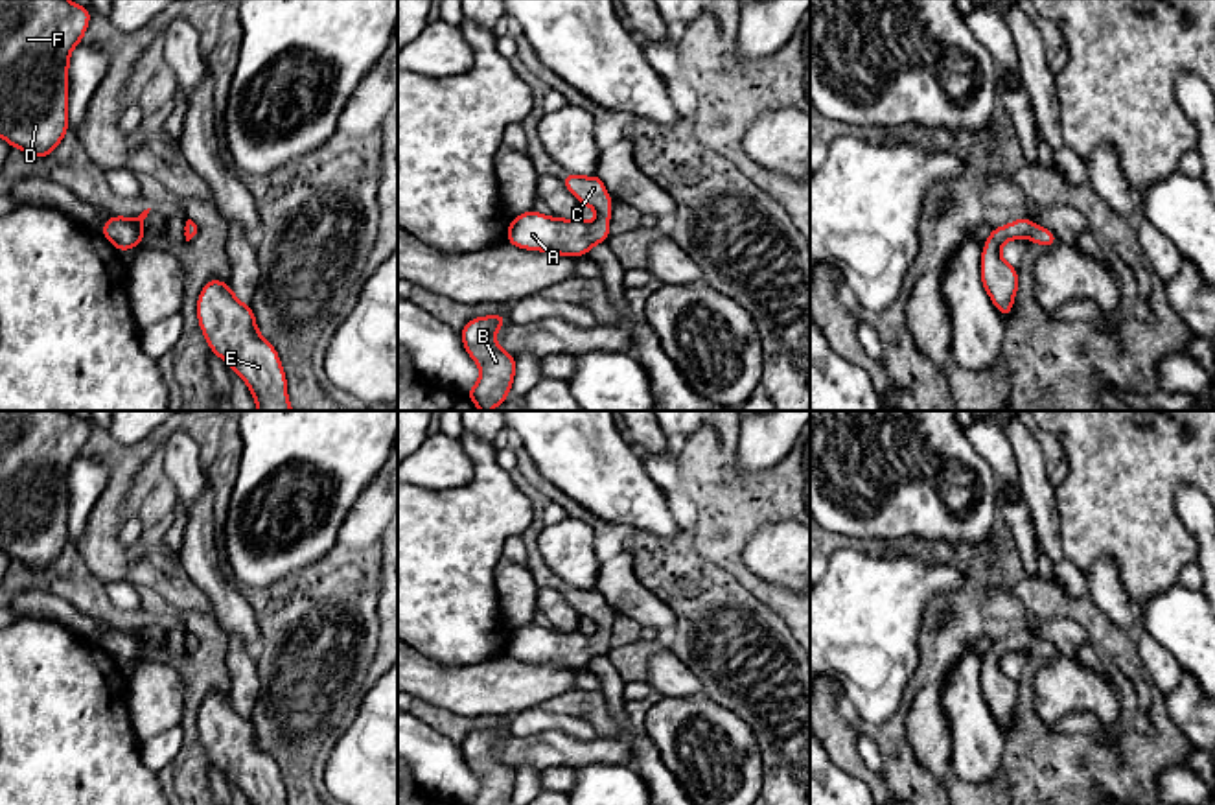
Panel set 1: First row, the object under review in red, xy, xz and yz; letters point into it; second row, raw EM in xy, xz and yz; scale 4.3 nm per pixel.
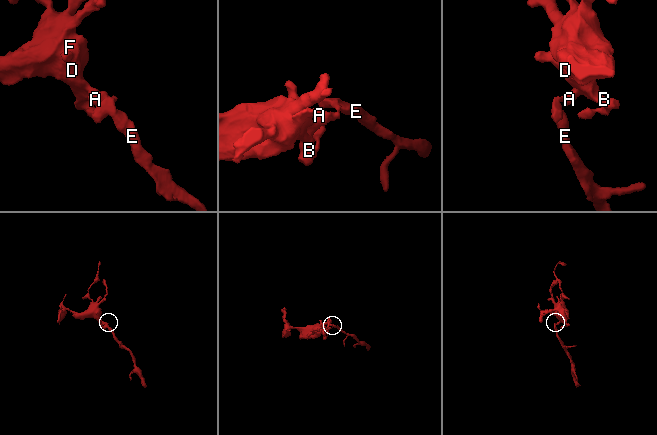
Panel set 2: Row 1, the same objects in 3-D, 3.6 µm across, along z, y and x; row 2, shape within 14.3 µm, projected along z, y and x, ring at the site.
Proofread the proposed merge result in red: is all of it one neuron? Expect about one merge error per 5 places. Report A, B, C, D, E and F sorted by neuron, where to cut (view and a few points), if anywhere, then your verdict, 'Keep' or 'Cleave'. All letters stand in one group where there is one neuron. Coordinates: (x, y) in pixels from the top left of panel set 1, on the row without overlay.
Groups: A B C D E F. No split. Keep

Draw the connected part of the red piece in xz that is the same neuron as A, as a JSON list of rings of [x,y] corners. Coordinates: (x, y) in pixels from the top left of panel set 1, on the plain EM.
[[[569,586],[560,591],[580,617],[593,619],[598,630],[593,636],[584,636],[580,632],[547,630],[530,623],[512,632],[506,645],[508,656],[561,669],[587,669],[595,656],[608,654],[609,626],[615,615],[608,610],[602,591],[598,588],[574,589]]]

